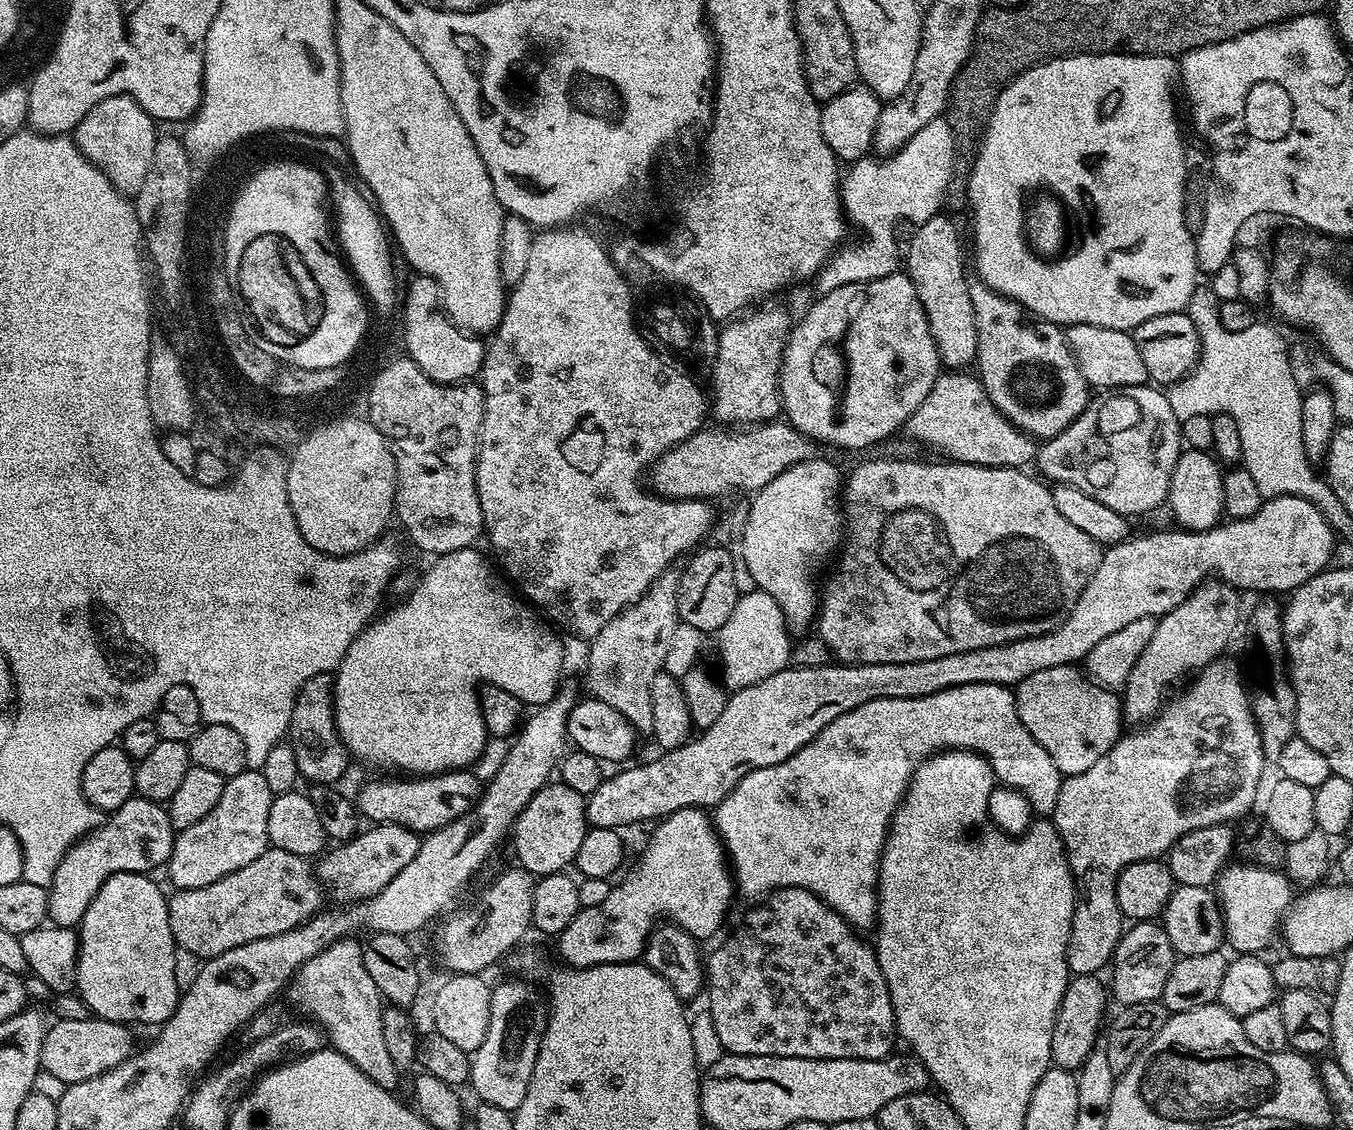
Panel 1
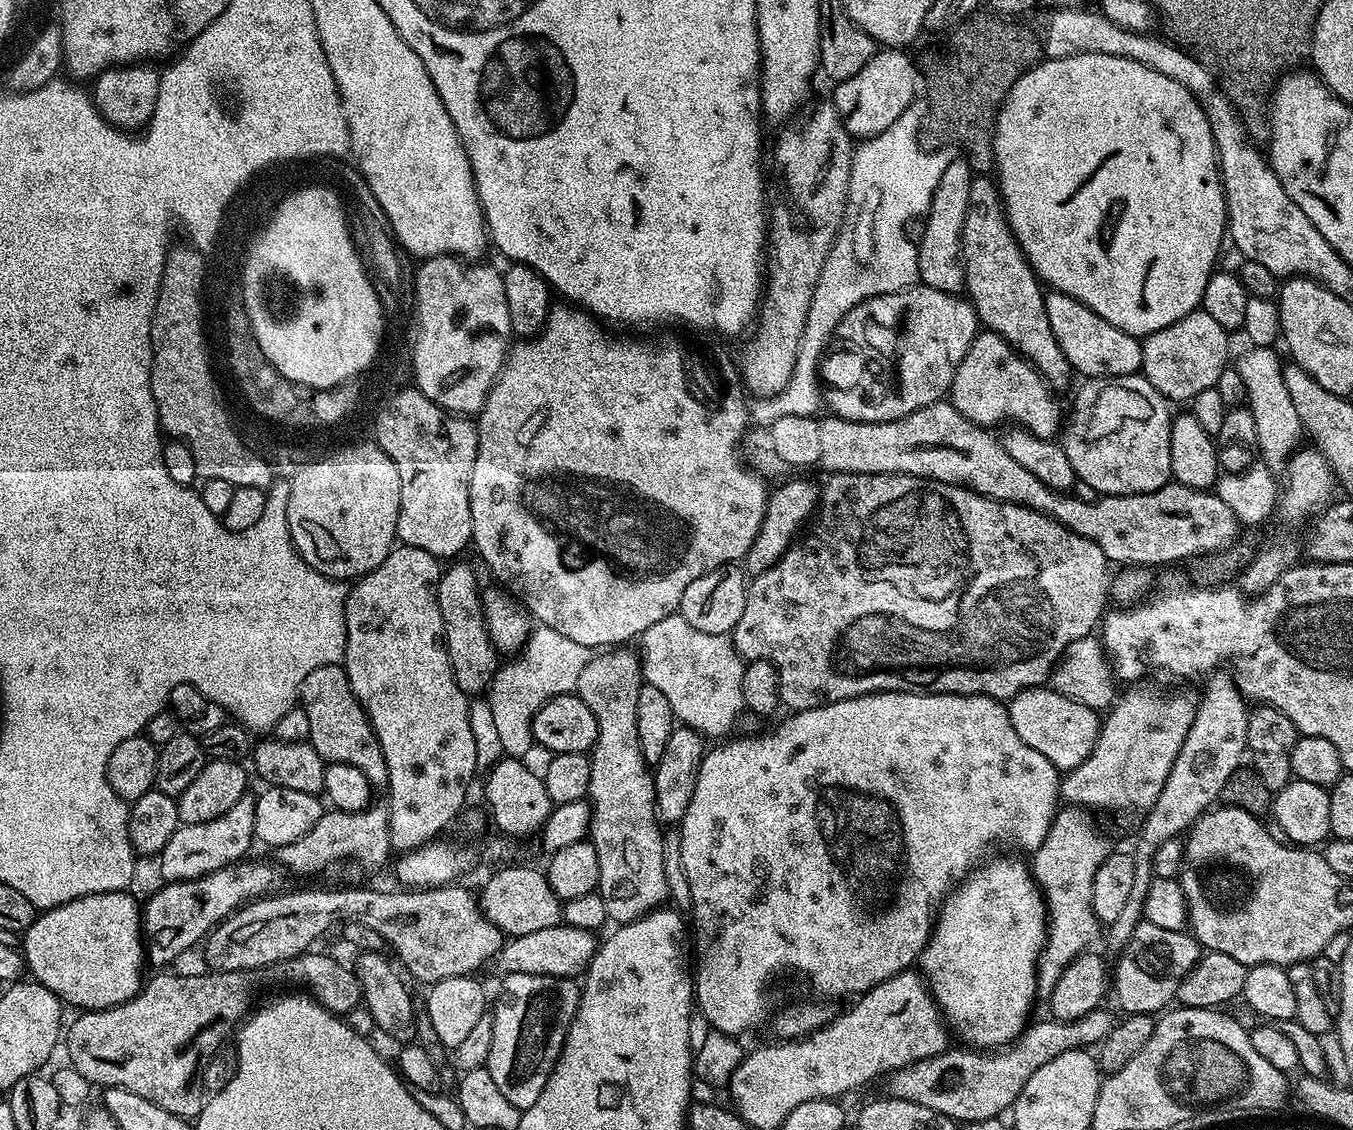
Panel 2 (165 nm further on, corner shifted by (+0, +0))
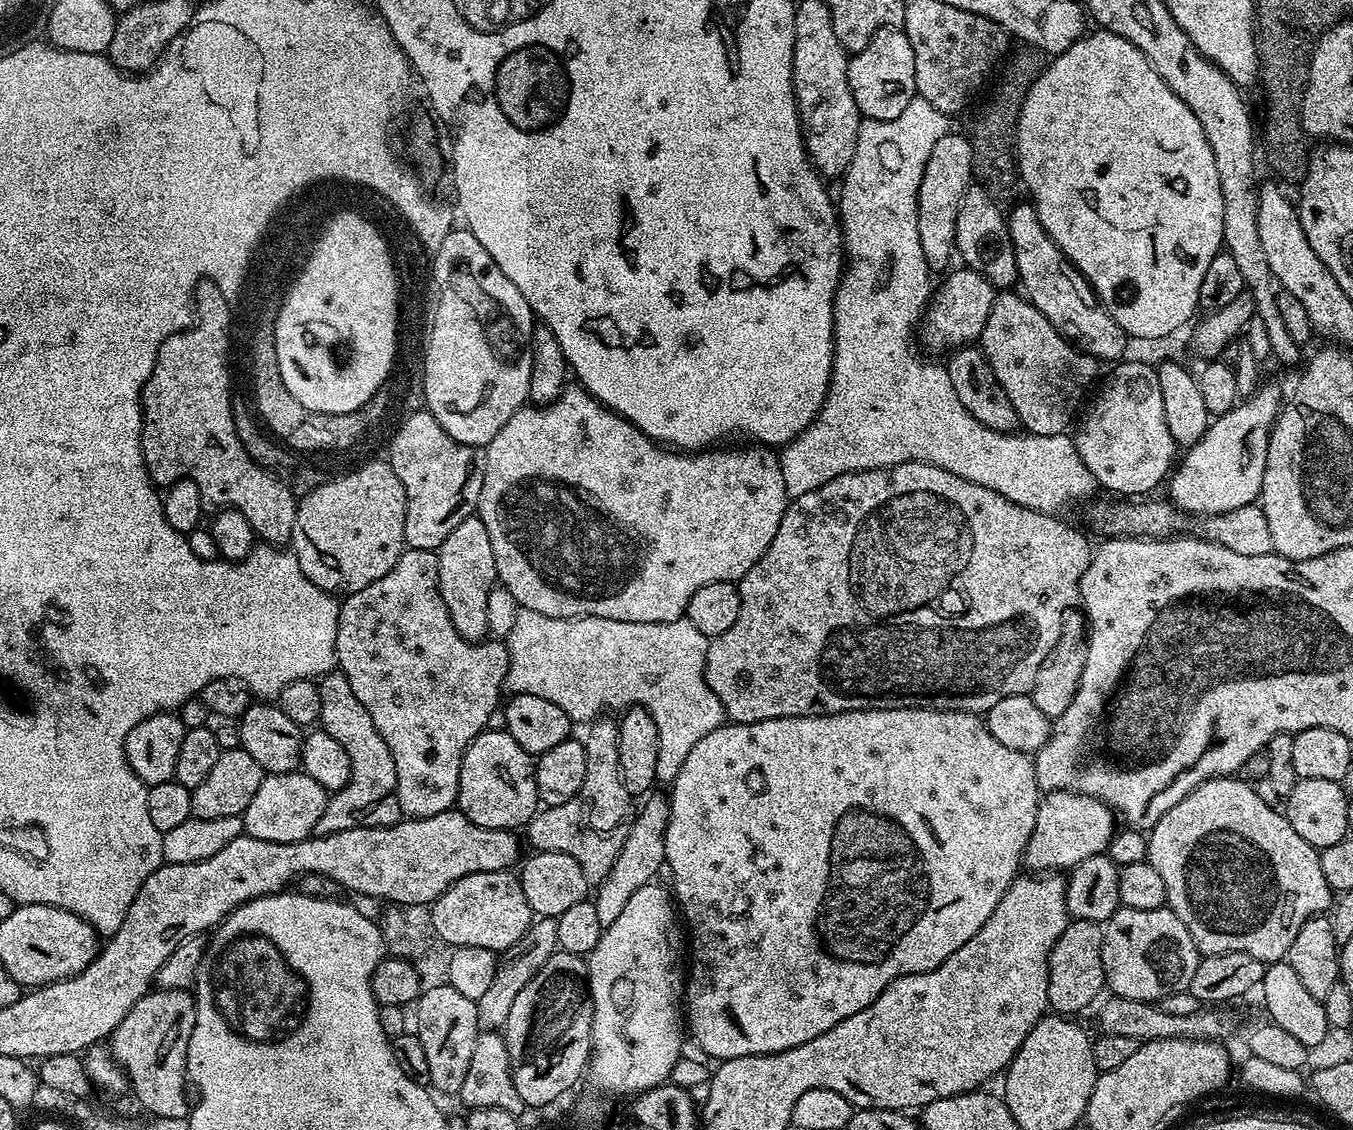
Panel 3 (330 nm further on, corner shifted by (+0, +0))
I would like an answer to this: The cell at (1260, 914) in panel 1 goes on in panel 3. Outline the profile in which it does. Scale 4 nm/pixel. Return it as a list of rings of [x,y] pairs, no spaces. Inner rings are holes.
[[[1218,776],[1206,782],[1202,782],[1174,810],[1166,810],[1162,818],[1147,833],[1148,837],[1148,858],[1149,864],[1162,874],[1162,882],[1166,882],[1166,894],[1168,895],[1167,907],[1171,908],[1178,918],[1190,930],[1194,938],[1196,948],[1204,956],[1213,956],[1214,954],[1226,954],[1227,952],[1237,952],[1238,954],[1250,954],[1250,958],[1258,958],[1266,966],[1283,961],[1288,955],[1294,938],[1298,938],[1298,930],[1311,916],[1318,916],[1327,913],[1334,904],[1334,893],[1332,888],[1326,882],[1325,875],[1322,874],[1320,865],[1320,854],[1317,848],[1310,846],[1306,838],[1302,838],[1294,831],[1294,826],[1290,826],[1287,815],[1283,811],[1271,808],[1258,798],[1253,785],[1243,778],[1233,778],[1232,776]]]

